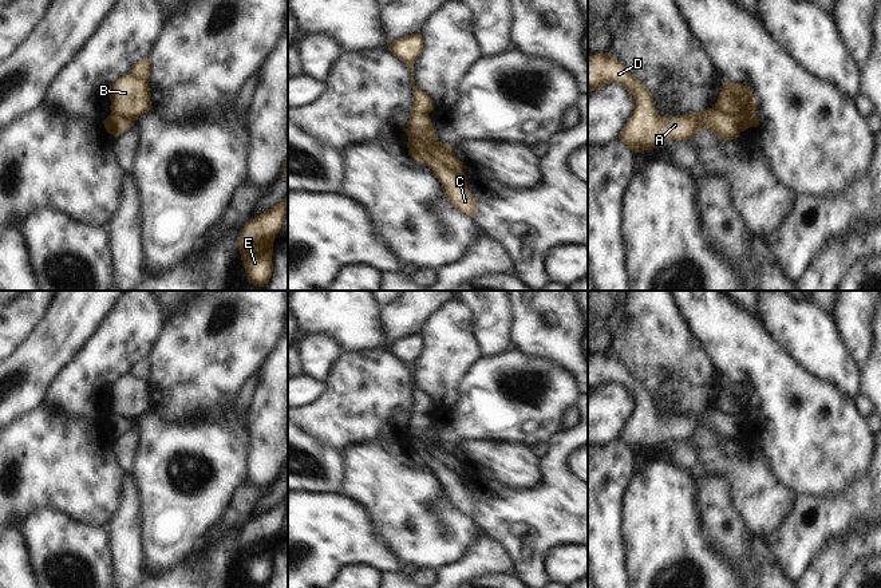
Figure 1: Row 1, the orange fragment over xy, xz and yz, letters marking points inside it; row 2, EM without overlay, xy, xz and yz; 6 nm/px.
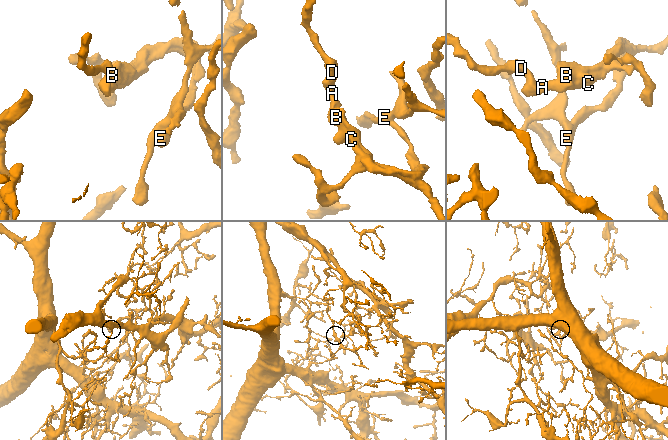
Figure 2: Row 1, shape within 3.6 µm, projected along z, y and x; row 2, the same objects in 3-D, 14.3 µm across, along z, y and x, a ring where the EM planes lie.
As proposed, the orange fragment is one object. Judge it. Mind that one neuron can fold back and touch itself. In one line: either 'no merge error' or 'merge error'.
merge error

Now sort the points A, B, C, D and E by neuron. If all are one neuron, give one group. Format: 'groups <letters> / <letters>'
groups A C D / B E

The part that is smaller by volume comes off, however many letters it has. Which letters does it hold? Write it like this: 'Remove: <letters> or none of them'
Remove: B, E

